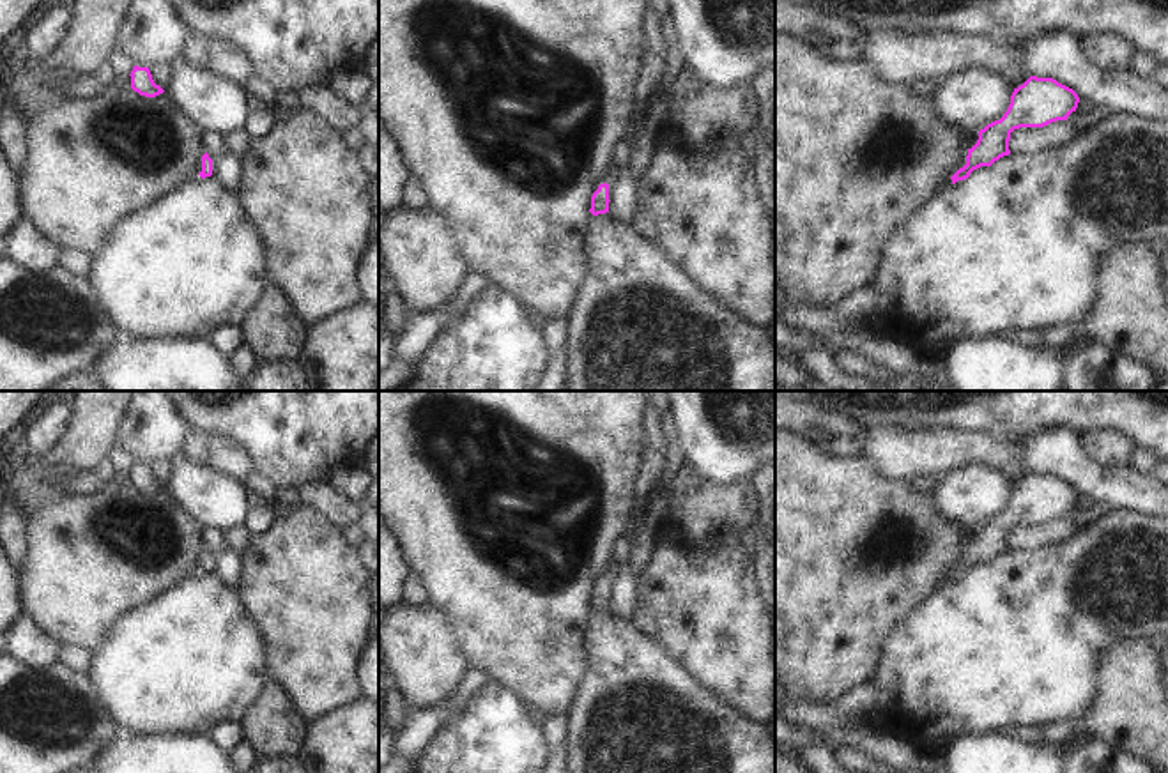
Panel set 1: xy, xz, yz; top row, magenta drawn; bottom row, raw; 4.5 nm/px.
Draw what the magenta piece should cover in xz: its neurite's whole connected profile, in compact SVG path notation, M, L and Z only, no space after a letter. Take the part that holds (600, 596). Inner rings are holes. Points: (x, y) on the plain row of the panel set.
M598 575L591 585L591 605L593 612L609 608L609 598L612 594L612 580L607 580L605 575Z

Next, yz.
M1030 472L1014 485L1010 501L1000 517L987 520L979 527L977 540L964 547L954 571L941 577L933 591L964 578L970 570L980 563L991 563L1003 552L1009 552L1010 529L1019 524L1044 524L1057 517L1067 517L1076 508L1078 490L1053 474Z

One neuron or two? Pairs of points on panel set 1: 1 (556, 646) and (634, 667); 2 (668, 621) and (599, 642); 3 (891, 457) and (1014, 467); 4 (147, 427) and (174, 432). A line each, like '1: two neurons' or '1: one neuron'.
1: two neurons
2: two neurons
3: one neuron
4: one neuron

